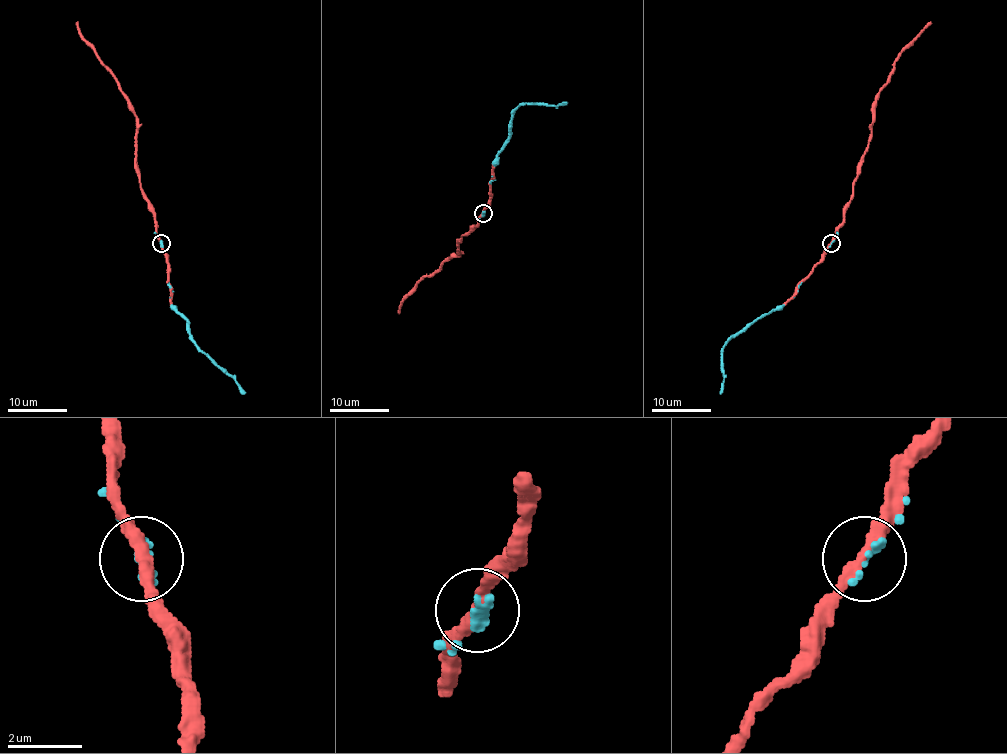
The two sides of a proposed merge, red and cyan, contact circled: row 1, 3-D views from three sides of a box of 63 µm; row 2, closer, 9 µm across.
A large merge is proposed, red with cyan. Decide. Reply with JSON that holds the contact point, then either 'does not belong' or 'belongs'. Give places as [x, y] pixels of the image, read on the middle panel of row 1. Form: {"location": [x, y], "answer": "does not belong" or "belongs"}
{"location": [483, 213], "answer": "belongs"}

